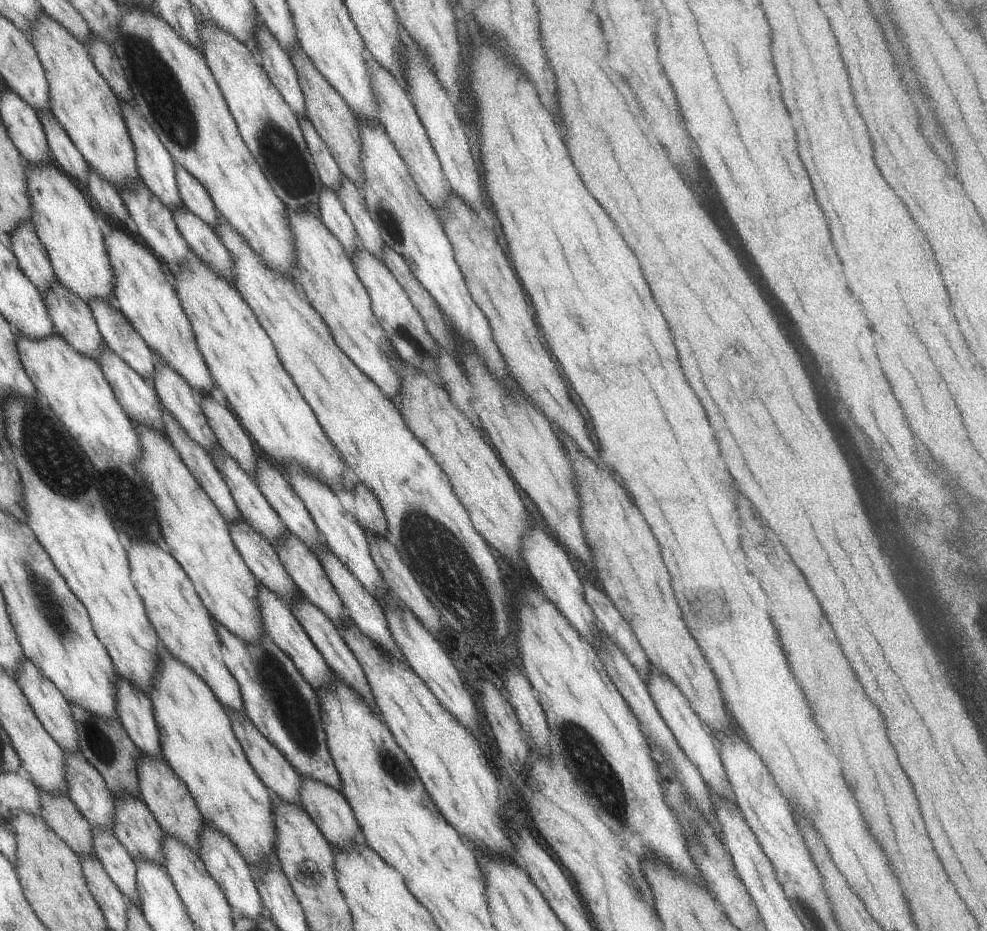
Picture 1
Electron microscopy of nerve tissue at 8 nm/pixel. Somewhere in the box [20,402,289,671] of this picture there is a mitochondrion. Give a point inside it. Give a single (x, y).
(125, 498)

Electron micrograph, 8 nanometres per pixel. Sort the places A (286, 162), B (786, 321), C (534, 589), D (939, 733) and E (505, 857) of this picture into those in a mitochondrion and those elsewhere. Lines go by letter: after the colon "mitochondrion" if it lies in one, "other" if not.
A: mitochondrion
B: other
C: other
D: other
E: other

